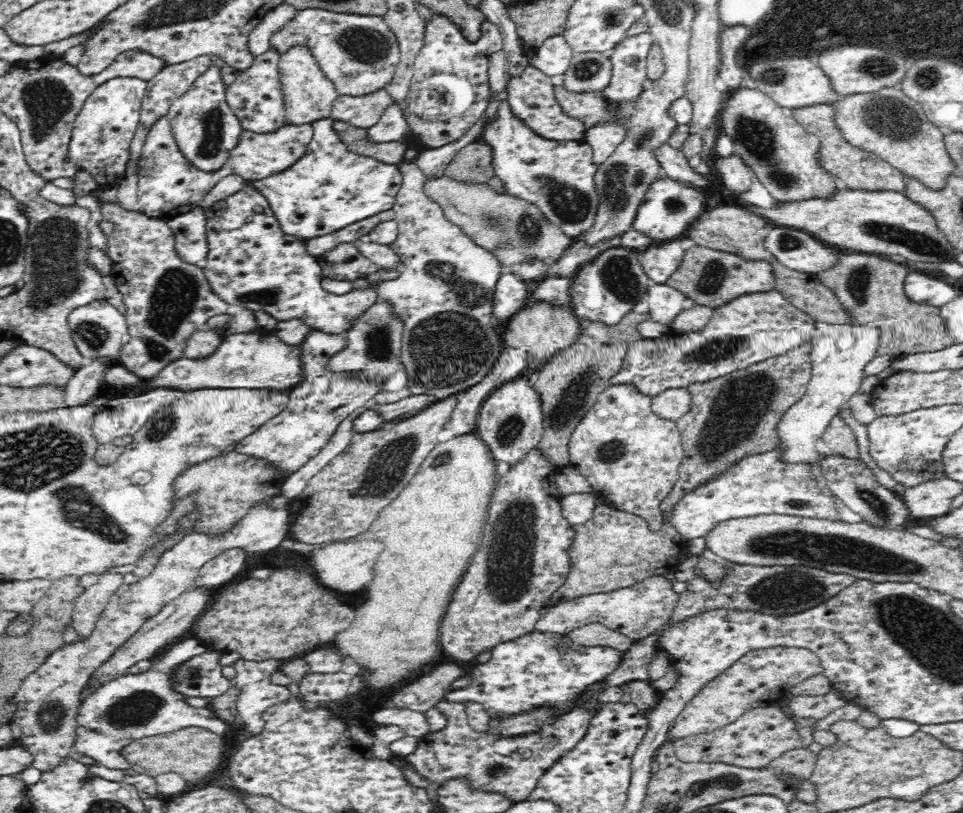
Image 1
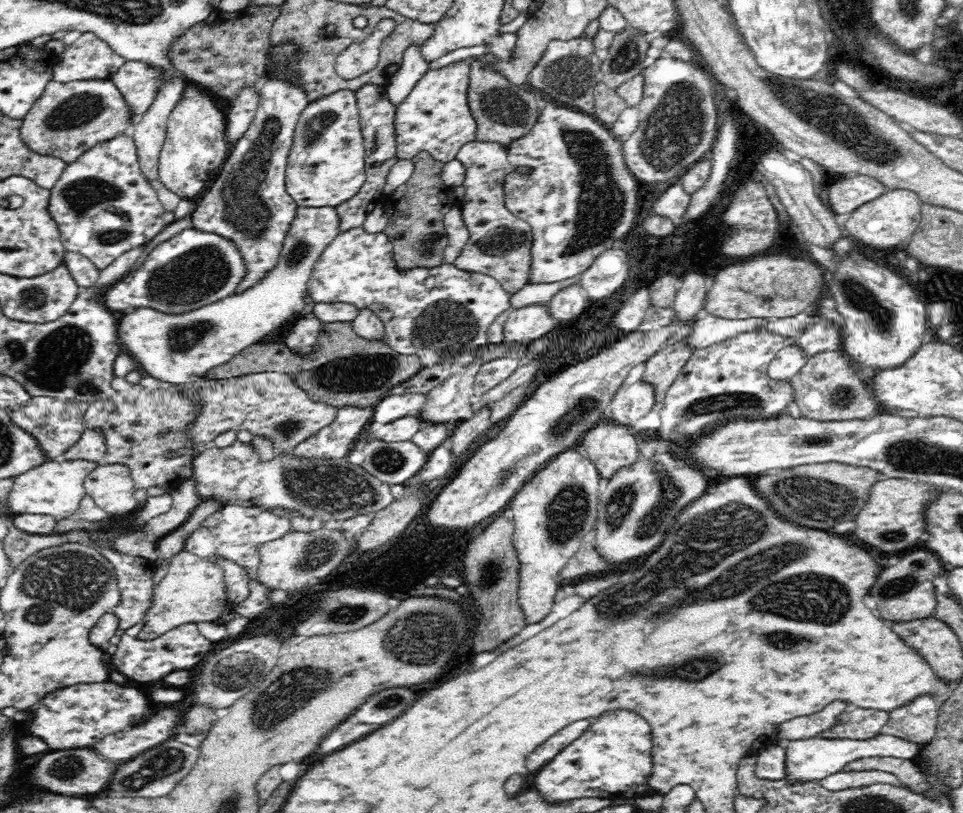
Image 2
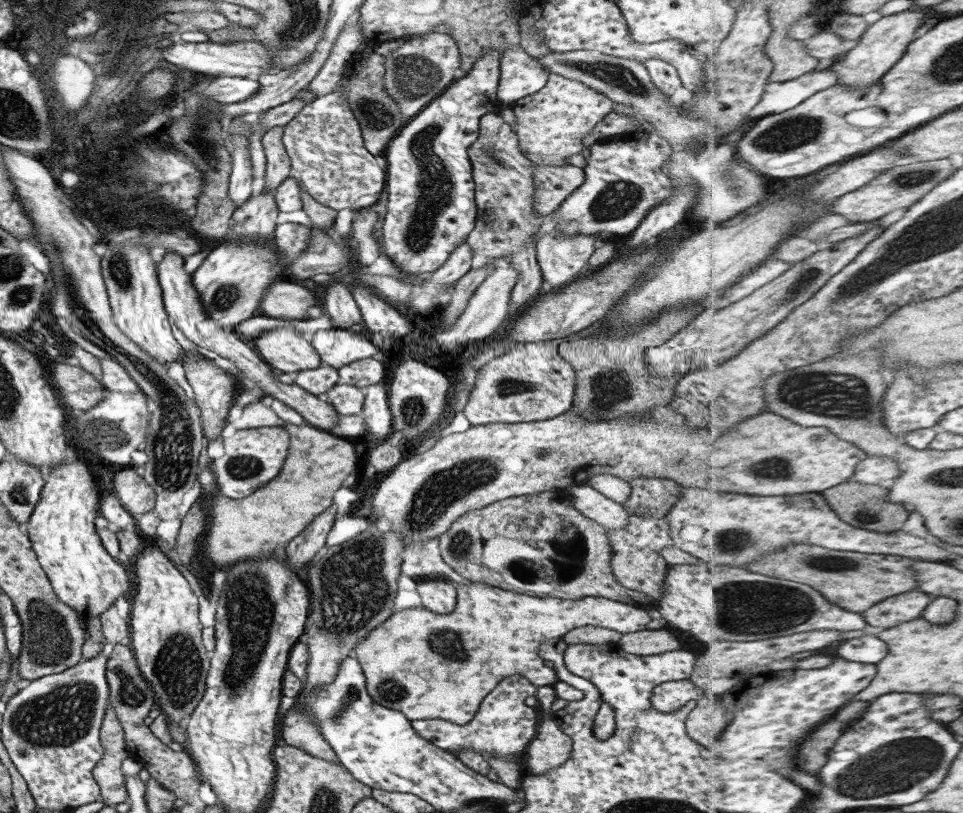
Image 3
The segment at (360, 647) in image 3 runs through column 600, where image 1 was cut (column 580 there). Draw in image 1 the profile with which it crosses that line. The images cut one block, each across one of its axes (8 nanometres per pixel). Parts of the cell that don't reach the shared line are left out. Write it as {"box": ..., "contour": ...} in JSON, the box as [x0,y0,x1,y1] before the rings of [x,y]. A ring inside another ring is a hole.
{"box":[535,574,680,640],"contour":[[[664,574],[648,576],[638,584],[618,588],[612,592],[582,595],[570,601],[563,601],[549,606],[540,620],[535,624],[537,632],[550,632],[555,636],[566,636],[580,626],[600,623],[610,630],[620,632],[632,640],[640,640],[658,631],[660,626],[666,625],[676,608],[680,594],[672,589],[673,584]]]}

